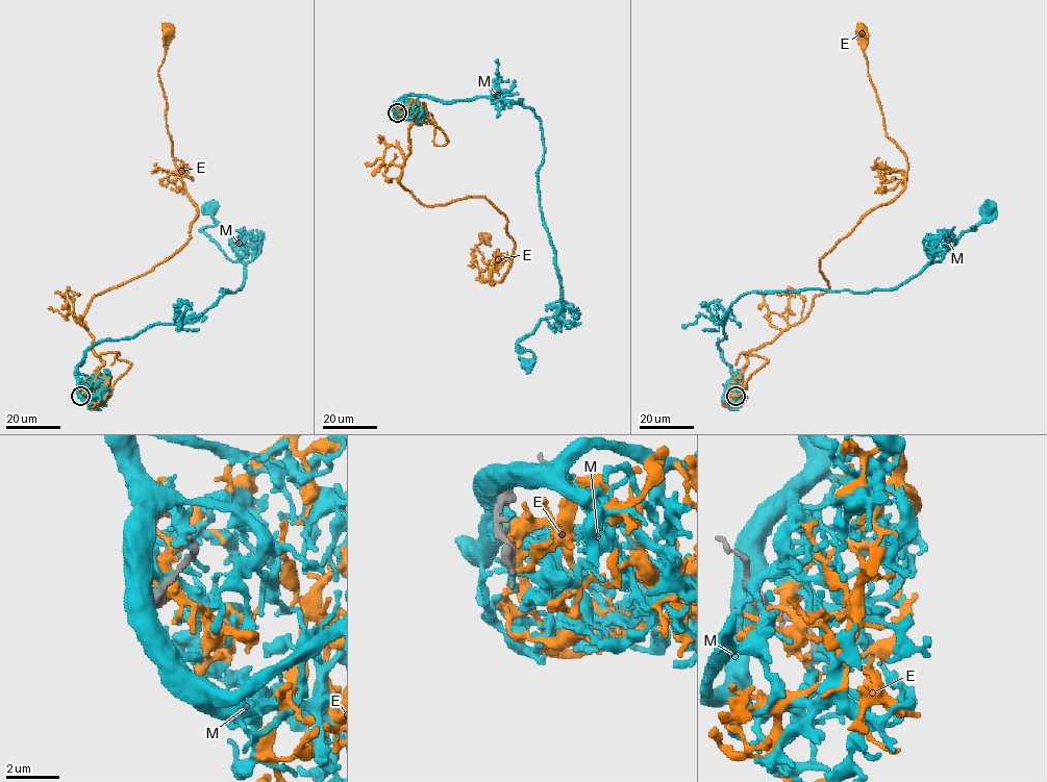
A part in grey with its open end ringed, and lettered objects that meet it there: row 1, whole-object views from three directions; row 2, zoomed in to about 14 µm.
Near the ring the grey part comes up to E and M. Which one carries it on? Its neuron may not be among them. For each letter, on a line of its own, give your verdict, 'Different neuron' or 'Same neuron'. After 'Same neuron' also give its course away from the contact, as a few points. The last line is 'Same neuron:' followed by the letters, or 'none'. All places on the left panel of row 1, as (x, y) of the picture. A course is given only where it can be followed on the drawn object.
E: Different neuron
M: Different neuron
Same neuron: none

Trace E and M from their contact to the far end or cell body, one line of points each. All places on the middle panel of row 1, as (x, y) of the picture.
E: (397, 111), (420, 124), (403, 187), (426, 205), (484, 197), (506, 218), (514, 251), (493, 284), (479, 234)
M: (397, 111), (408, 95), (493, 97), (540, 120), (538, 201), (561, 303), (518, 342), (533, 355), (525, 361)

